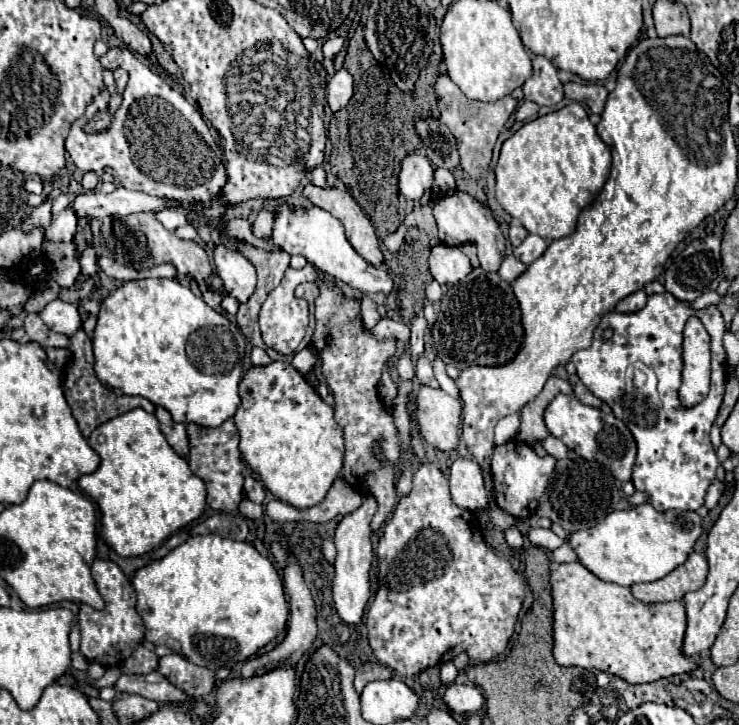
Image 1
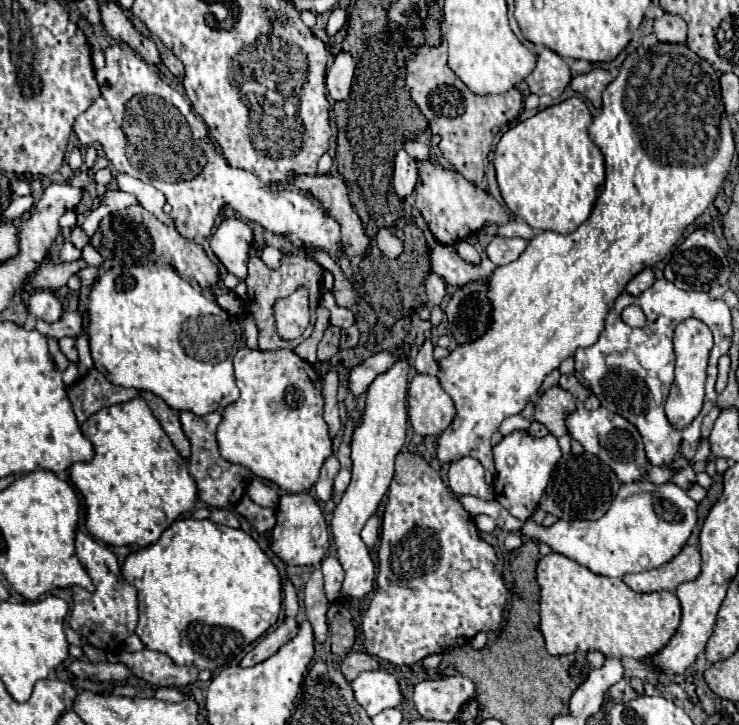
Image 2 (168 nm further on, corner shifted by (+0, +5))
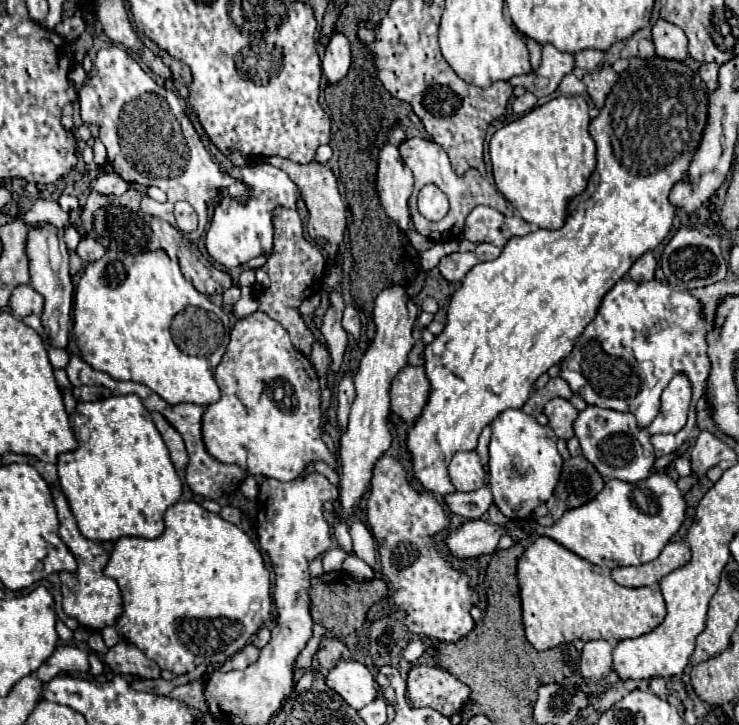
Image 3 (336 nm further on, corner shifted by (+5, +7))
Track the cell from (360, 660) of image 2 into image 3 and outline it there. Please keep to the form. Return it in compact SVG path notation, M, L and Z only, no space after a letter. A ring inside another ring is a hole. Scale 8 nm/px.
M326 572L322 576L312 578L310 598L312 598L314 622L322 624L324 630L326 630L326 636L322 638L320 648L316 652L316 658L318 658L320 666L332 668L338 658L350 658L348 646L344 642L340 642L338 638L354 634L356 630L360 630L364 626L364 622L366 622L368 610L376 602L380 602L382 598L386 598L386 594L388 594L388 586L380 578L372 578L370 580L370 588L366 588L366 582L358 582L352 576L348 576L346 572Z

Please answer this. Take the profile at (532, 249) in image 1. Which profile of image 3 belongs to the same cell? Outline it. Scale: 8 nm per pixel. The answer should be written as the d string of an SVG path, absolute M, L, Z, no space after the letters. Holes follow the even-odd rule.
M478 244L478 246L474 248L474 254L476 254L476 258L478 258L480 262L486 262L486 260L498 258L500 248L498 248L498 246L492 246L492 244Z

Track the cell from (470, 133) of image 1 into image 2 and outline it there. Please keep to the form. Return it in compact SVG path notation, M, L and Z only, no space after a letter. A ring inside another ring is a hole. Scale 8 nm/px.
M441 40L437 48L421 48L415 58L407 64L407 88L415 104L423 110L429 120L429 128L433 134L441 136L439 150L447 162L469 182L481 184L487 156L491 152L493 128L497 124L509 124L521 110L523 98L517 88L511 88L497 96L475 96L467 90L467 86L453 74L447 64L447 44Z

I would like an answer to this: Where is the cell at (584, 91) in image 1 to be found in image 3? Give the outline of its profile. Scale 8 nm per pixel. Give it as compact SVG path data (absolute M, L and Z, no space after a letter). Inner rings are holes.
M602 66L600 70L588 72L582 82L586 84L586 90L596 104L596 108L602 108L602 102L606 100L606 94L612 90L614 82L618 80L618 74L612 70L612 66Z

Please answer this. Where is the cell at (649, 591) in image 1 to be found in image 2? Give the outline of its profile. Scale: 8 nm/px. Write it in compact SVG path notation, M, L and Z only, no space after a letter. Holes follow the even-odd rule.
M685 546L679 556L671 562L639 572L639 574L625 574L623 582L635 592L661 592L661 590L677 590L679 584L695 580L701 574L701 554L697 546Z

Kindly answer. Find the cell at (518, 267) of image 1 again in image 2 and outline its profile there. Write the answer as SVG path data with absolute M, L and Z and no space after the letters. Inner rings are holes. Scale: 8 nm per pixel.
M437 244L431 250L431 270L439 274L447 284L453 286L465 286L471 280L483 280L491 278L491 272L495 272L495 264L483 256L479 266L467 264L461 260L461 256L455 252L455 246L449 244Z

